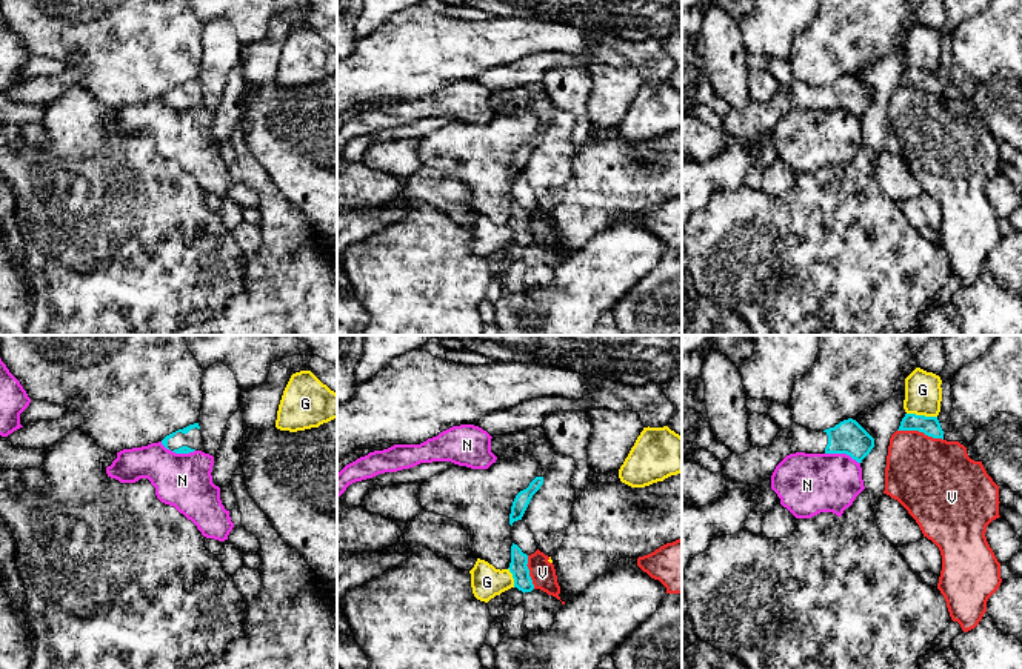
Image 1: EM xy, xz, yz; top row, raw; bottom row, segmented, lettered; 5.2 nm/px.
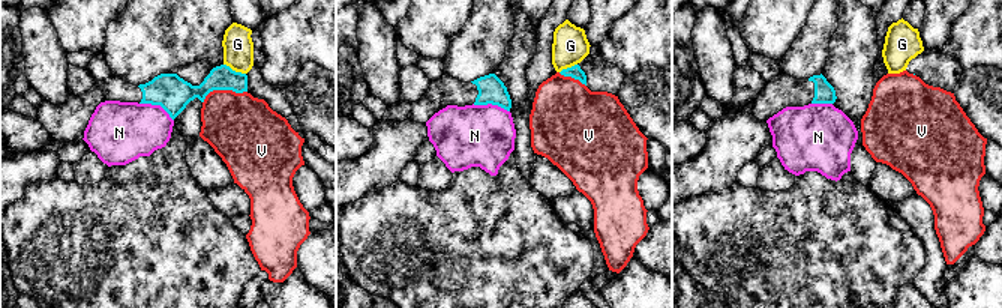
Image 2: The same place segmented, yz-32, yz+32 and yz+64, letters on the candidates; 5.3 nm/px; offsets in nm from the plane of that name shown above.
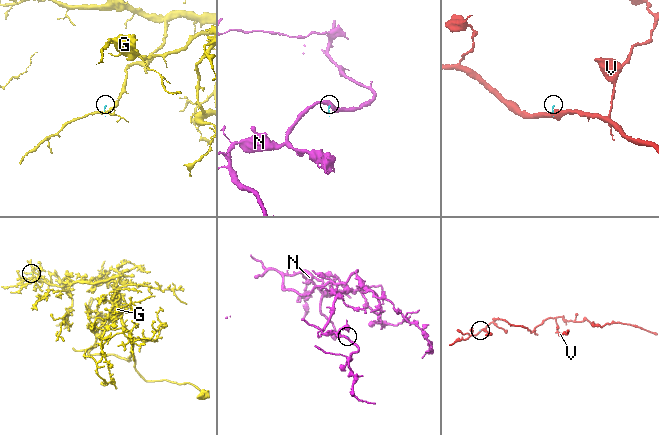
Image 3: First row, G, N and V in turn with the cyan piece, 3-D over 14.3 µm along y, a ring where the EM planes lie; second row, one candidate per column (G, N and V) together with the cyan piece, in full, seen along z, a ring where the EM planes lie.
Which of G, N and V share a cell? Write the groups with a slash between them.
G / N / V

